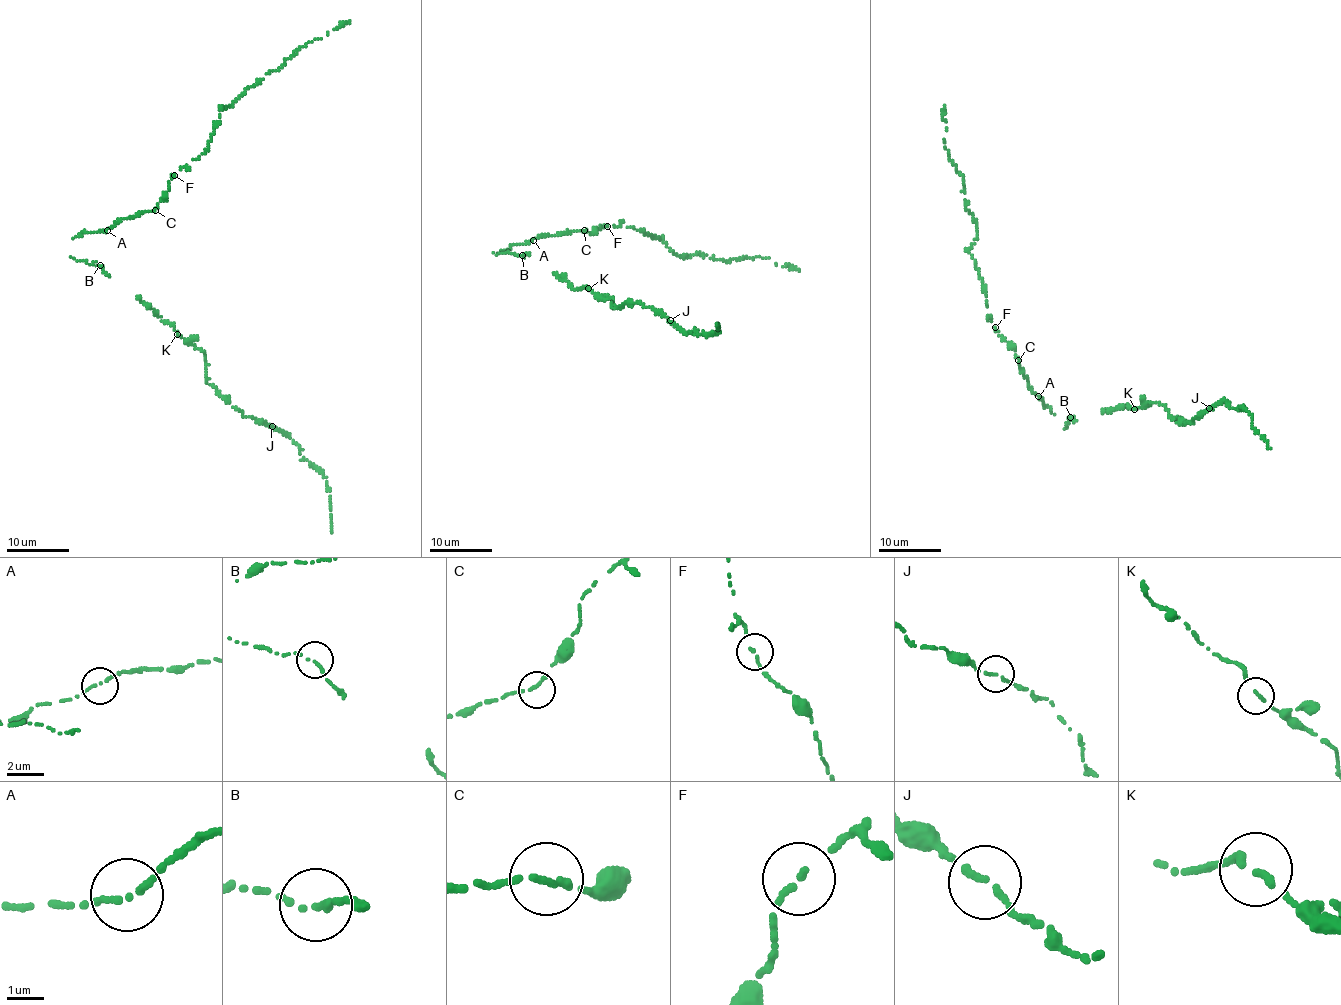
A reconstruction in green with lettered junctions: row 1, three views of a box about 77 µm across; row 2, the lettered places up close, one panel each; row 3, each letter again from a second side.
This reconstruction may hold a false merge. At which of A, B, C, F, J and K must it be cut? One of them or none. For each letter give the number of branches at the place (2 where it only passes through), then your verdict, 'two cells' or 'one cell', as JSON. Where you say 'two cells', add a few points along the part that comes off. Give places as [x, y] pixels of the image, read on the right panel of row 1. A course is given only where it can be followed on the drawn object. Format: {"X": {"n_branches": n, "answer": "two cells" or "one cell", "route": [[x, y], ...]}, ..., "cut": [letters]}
{"A": {"n_branches": 2, "answer": "one cell"}, "B": {"n_branches": 2, "answer": "one cell"}, "C": {"n_branches": 2, "answer": "one cell"}, "F": {"n_branches": 2, "answer": "one cell"}, "J": {"n_branches": 2, "answer": "one cell"}, "K": {"n_branches": 2, "answer": "one cell"}, "cut": []}

